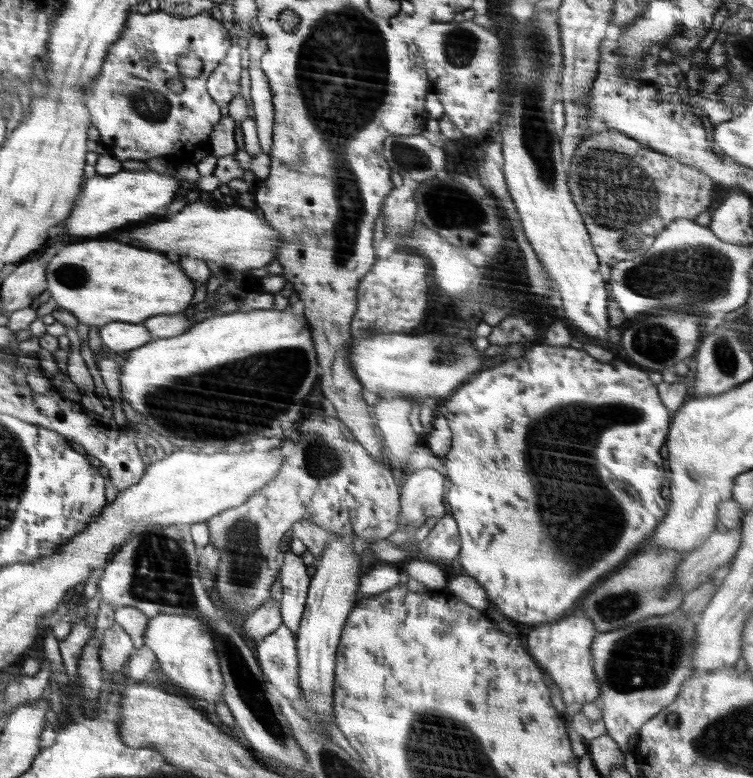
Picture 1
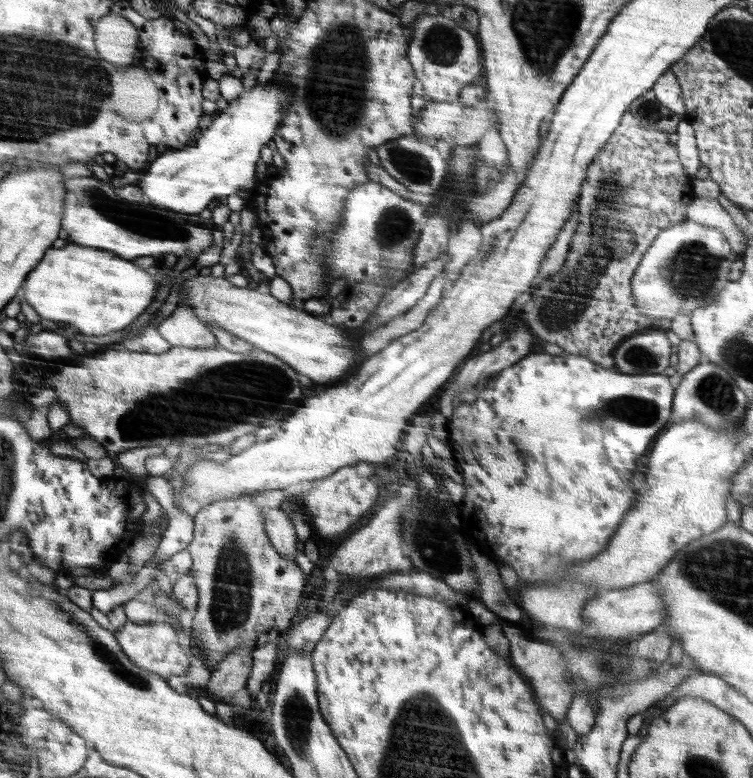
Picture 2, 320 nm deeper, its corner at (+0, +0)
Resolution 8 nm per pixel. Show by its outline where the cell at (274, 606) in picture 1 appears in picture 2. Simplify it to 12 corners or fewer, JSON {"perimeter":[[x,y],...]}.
{"perimeter":[[233,650],[206,686],[214,702],[232,701],[247,685],[252,650]]}

